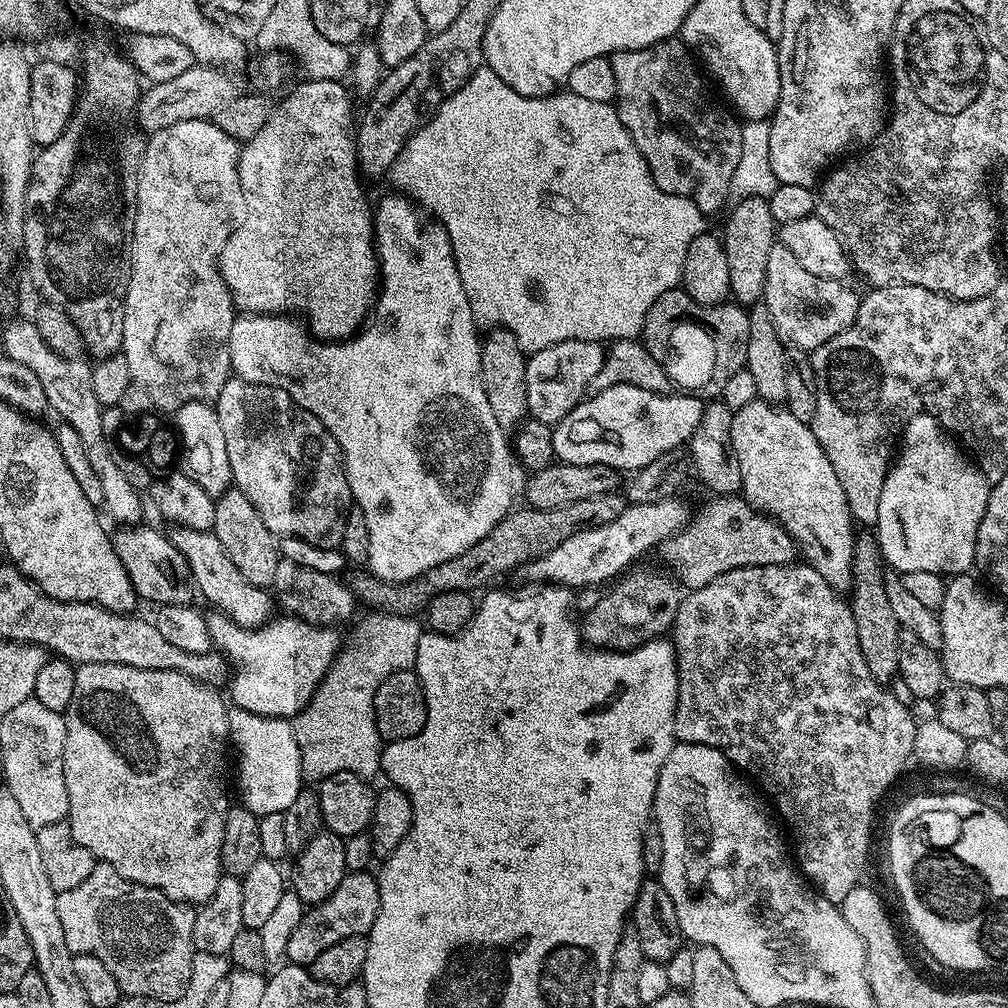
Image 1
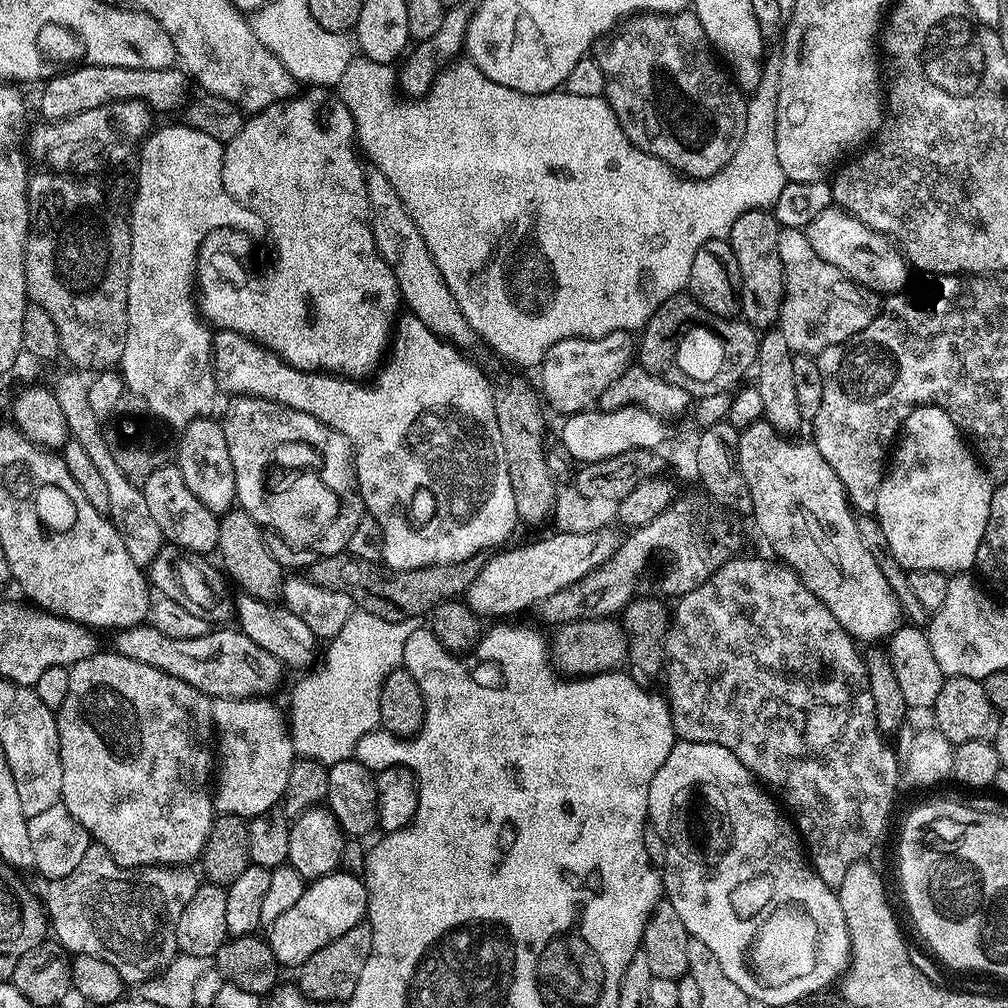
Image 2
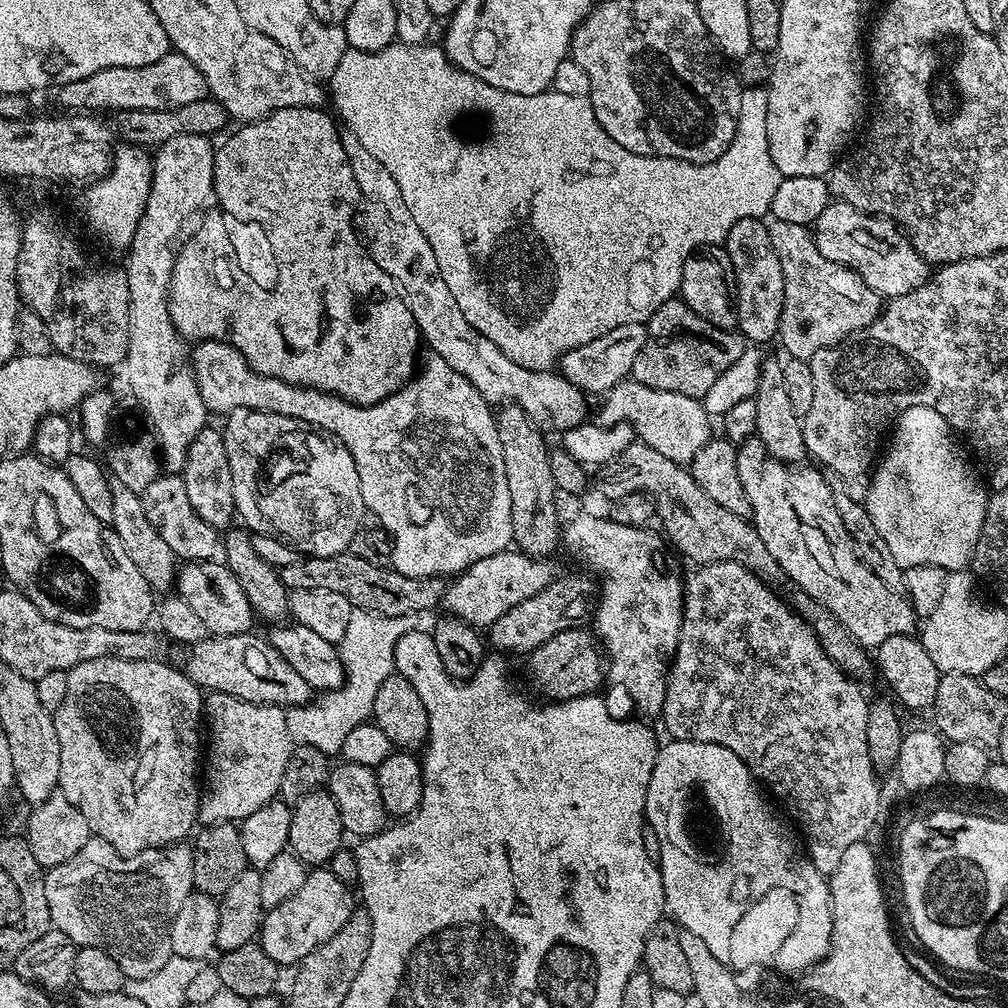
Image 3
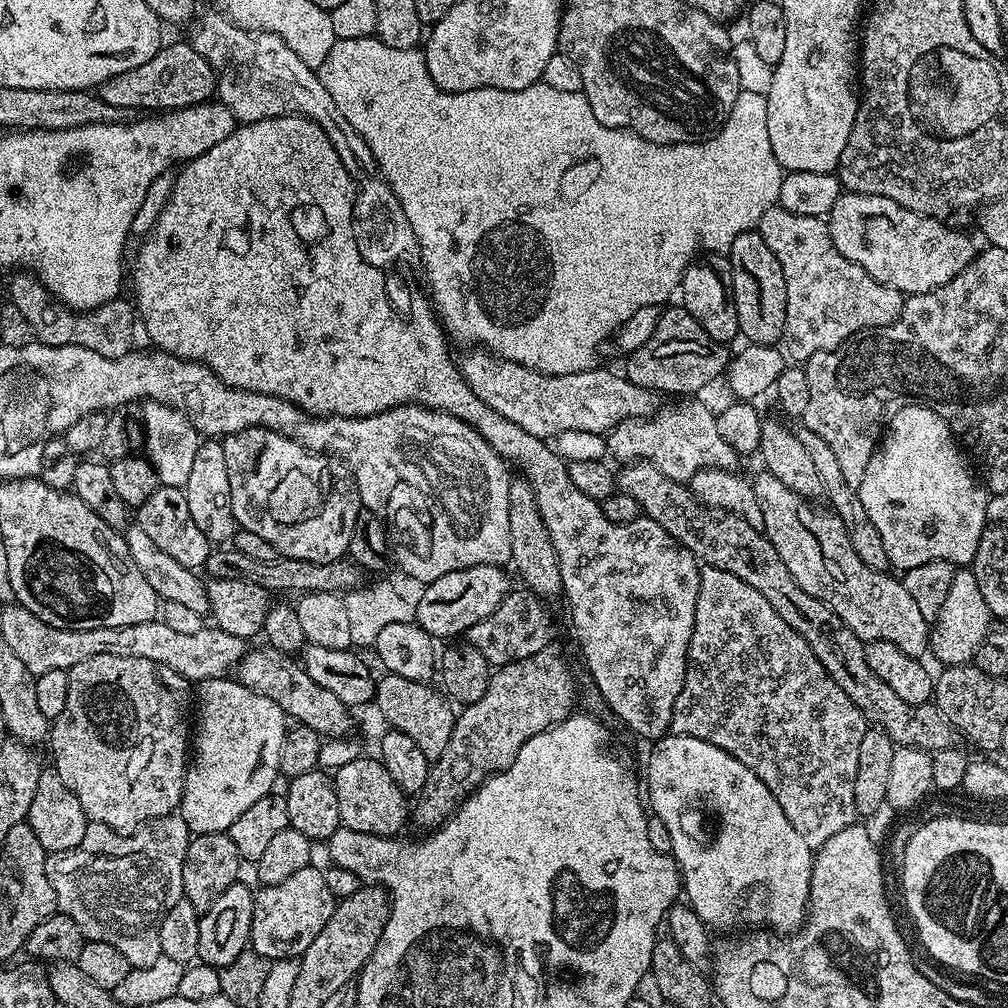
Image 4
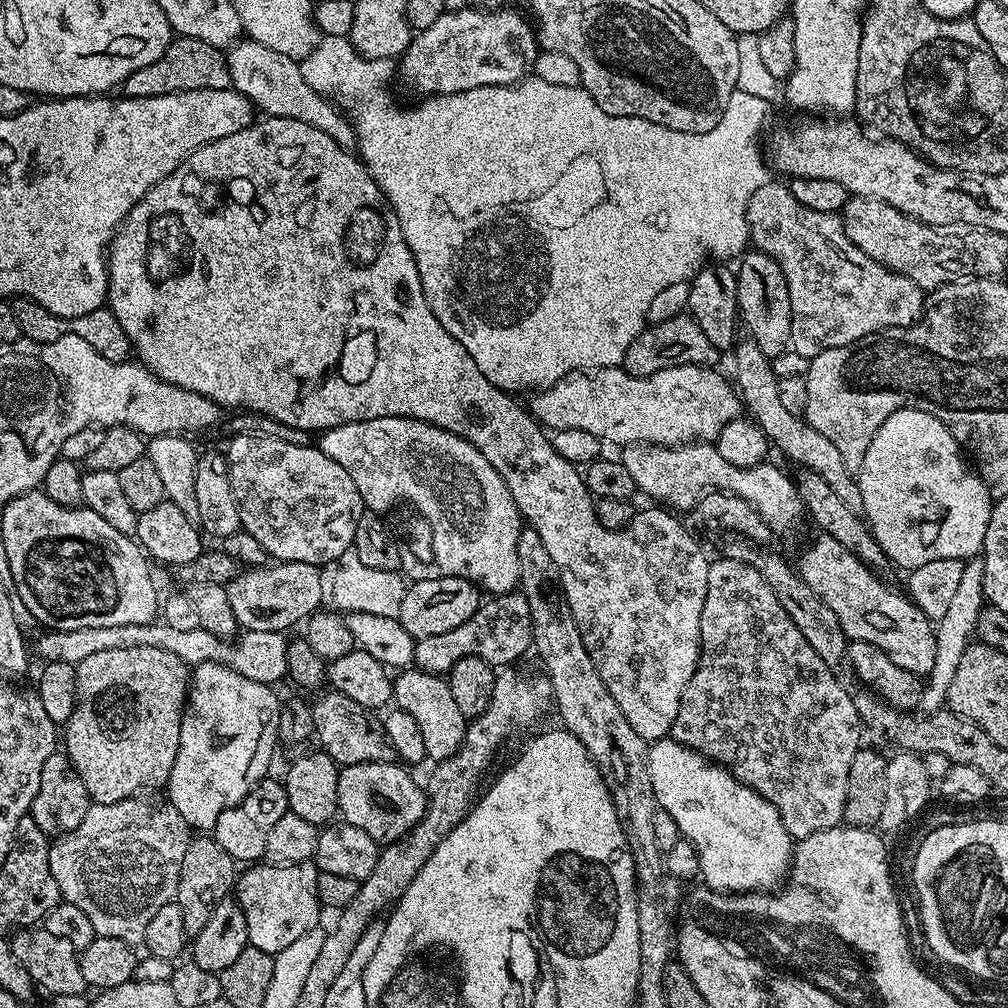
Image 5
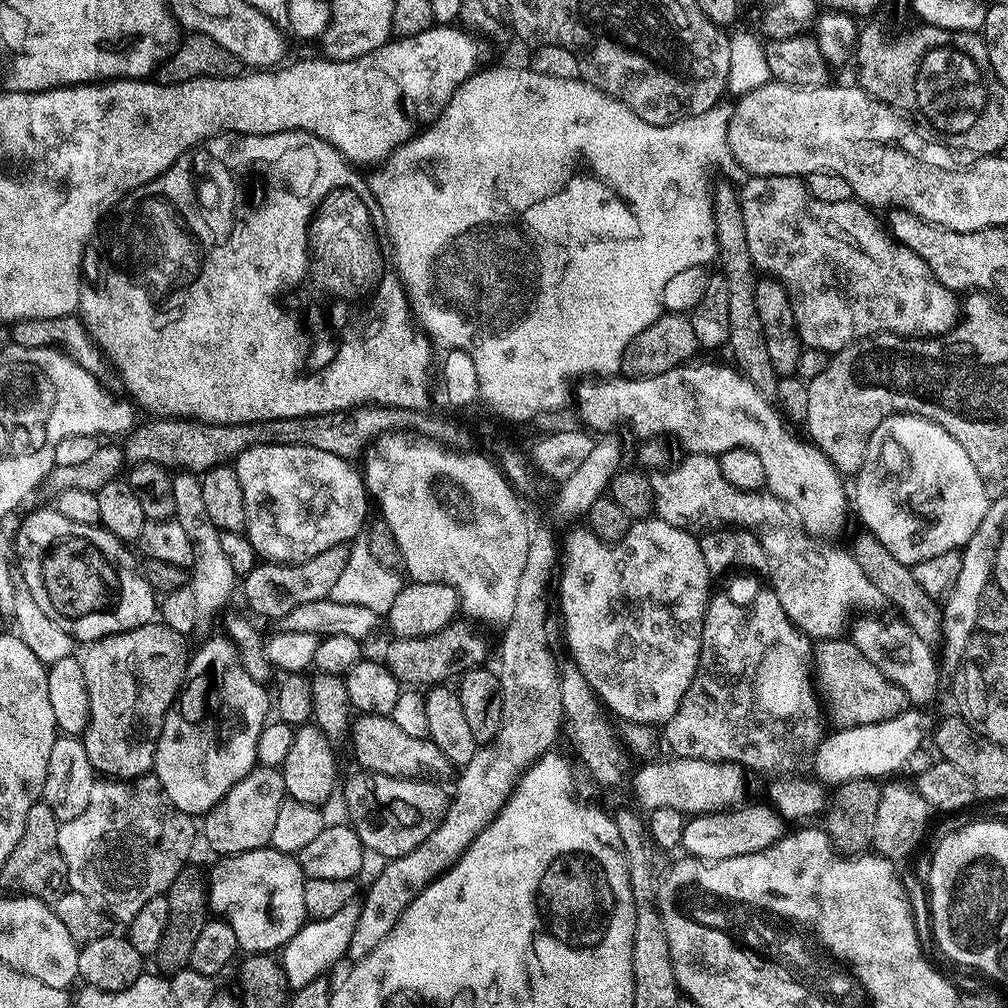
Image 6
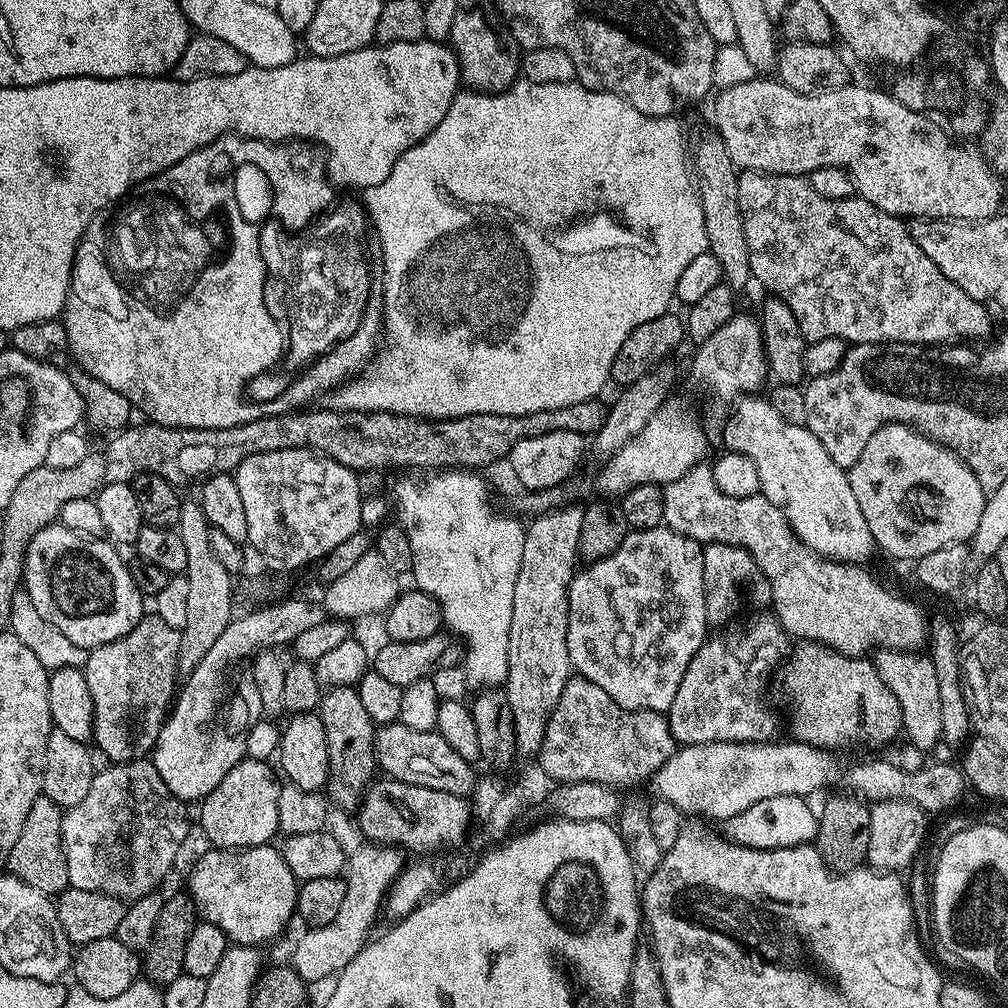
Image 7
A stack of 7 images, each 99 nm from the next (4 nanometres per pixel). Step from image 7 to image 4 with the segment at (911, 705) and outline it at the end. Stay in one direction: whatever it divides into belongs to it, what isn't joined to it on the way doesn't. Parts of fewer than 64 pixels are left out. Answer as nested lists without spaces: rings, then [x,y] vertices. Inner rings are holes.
[[[761,471],[759,475],[752,480],[752,489],[762,506],[762,531],[778,550],[778,558],[786,562],[786,570],[794,574],[794,582],[806,594],[814,594],[814,598],[830,606],[860,640],[894,642],[902,654],[923,657],[930,648],[930,621],[922,618],[903,582],[888,572],[870,570],[854,554],[854,546],[846,538],[846,526],[827,507],[815,508],[815,503],[786,490],[774,474]]]

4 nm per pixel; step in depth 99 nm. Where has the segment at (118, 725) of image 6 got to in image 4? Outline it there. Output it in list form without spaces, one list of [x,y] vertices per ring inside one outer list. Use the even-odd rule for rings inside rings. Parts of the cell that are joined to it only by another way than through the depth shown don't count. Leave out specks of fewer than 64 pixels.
[[[94,654],[94,658],[86,658],[78,662],[78,666],[68,669],[70,690],[66,694],[66,706],[62,714],[50,724],[50,745],[52,744],[52,760],[54,771],[62,782],[66,782],[70,794],[78,798],[82,810],[93,824],[105,824],[115,832],[131,834],[141,826],[147,825],[161,816],[173,815],[180,807],[184,779],[190,763],[190,716],[188,707],[193,707],[194,696],[188,693],[189,681],[184,680],[170,666],[162,666],[158,662],[150,662],[150,658],[118,658],[118,654]]]

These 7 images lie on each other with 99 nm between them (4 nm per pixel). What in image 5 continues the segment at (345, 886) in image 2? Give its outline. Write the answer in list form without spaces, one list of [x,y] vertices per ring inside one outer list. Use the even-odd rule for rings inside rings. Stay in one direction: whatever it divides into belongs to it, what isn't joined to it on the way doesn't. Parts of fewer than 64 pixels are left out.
[[[256,862],[244,873],[239,873],[234,884],[234,898],[242,906],[246,916],[249,945],[270,953],[281,952],[290,942],[302,938],[310,929],[321,923],[322,905],[316,885],[317,867],[305,862],[290,866],[274,866],[267,862]]]

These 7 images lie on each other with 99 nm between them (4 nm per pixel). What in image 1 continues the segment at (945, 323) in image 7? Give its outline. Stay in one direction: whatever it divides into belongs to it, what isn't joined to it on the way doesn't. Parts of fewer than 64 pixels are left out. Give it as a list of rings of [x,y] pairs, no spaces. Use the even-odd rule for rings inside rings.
[[[777,242],[772,245],[770,258],[766,262],[762,303],[770,310],[770,318],[774,318],[774,326],[785,345],[811,354],[818,346],[830,342],[830,338],[842,334],[842,330],[854,322],[861,297],[855,296],[846,285],[839,280],[818,278],[818,274],[810,274],[810,270],[802,270],[798,258],[794,258],[784,244]]]

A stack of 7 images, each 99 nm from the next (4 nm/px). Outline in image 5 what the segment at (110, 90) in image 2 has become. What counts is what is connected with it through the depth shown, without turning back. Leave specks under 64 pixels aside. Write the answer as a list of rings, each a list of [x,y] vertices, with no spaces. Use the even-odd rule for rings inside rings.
[[[181,36],[173,39],[162,58],[150,62],[150,66],[142,66],[142,70],[134,70],[134,74],[124,80],[122,92],[134,98],[150,98],[182,90],[222,90],[231,87],[232,79],[225,53],[198,38]]]

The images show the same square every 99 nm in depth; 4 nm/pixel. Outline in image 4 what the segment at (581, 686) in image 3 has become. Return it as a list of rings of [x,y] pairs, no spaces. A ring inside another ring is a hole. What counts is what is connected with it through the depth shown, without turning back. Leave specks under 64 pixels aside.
[[[549,646],[522,658],[518,662],[499,665],[486,686],[486,694],[478,702],[463,705],[456,717],[446,750],[429,767],[426,786],[414,804],[414,824],[423,830],[435,830],[456,813],[457,808],[488,779],[489,776],[509,768],[518,750],[534,734],[542,734],[567,716],[578,704],[576,676],[568,660]]]

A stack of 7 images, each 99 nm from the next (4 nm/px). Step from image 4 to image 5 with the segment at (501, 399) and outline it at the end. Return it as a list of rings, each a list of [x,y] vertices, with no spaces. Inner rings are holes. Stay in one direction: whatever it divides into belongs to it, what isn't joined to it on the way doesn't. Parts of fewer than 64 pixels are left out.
[[[687,364],[658,370],[653,376],[630,376],[623,367],[586,368],[566,374],[550,387],[537,391],[530,411],[548,430],[587,430],[602,442],[630,444],[662,444],[675,446],[693,442],[712,442],[720,431],[742,412],[737,389],[716,373],[712,366]]]

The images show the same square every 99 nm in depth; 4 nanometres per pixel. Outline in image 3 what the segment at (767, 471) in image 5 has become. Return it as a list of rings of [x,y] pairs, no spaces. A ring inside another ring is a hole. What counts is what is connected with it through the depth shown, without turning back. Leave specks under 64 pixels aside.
[[[626,379],[621,384],[615,384],[603,397],[604,405],[600,408],[599,423],[607,426],[610,424],[629,424],[633,433],[638,437],[639,443],[650,446],[658,450],[665,458],[670,458],[670,462],[691,465],[694,454],[706,446],[706,442],[713,439],[713,421],[705,410],[703,403],[695,396],[686,394],[674,394],[670,390],[654,390],[650,386],[642,386],[642,382],[634,379]]]

